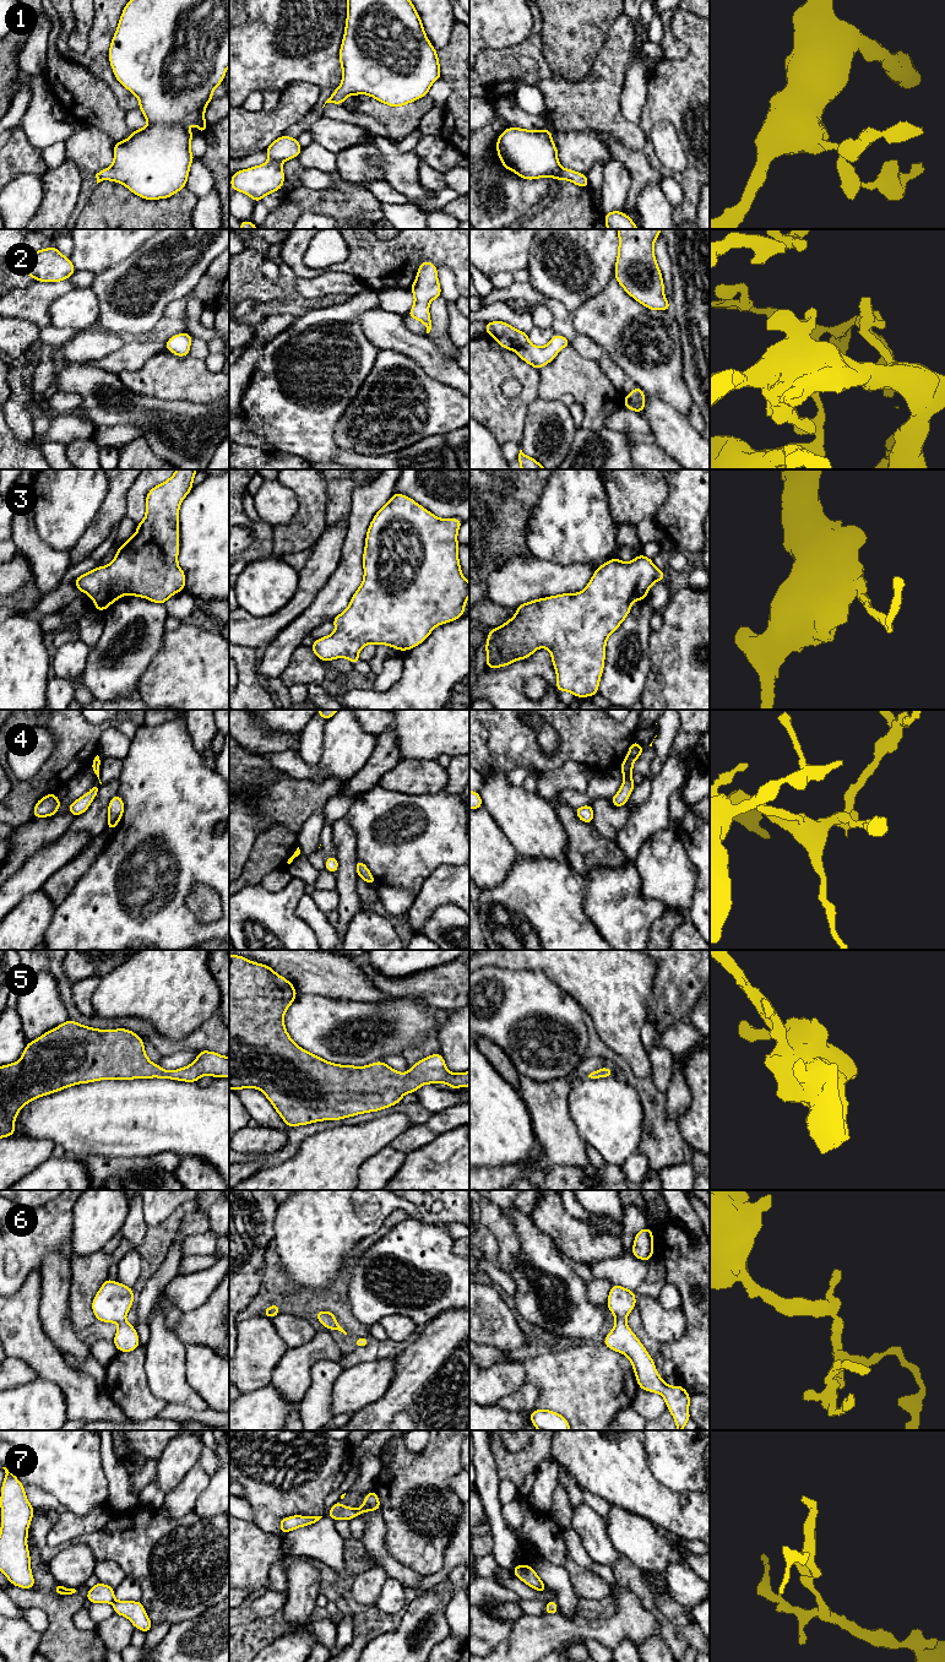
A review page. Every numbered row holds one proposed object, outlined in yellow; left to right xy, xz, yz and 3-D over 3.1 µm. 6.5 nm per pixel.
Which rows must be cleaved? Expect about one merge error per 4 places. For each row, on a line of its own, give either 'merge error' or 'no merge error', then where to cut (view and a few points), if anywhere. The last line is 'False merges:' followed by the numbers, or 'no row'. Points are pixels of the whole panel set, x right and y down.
1: no merge error | no cut
2: no merge error | no cut
3: no merge error | no cut
4: no merge error | no cut
5: no merge error | no cut
6: no merge error | no cut
7: no merge error | no cut
False merges: no row

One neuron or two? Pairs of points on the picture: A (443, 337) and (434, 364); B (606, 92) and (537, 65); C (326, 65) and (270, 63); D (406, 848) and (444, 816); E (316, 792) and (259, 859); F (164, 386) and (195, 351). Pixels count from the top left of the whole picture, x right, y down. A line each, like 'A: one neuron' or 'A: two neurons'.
A: two neurons
B: one neuron
C: one neuron
D: one neuron
E: two neurons
F: two neurons

